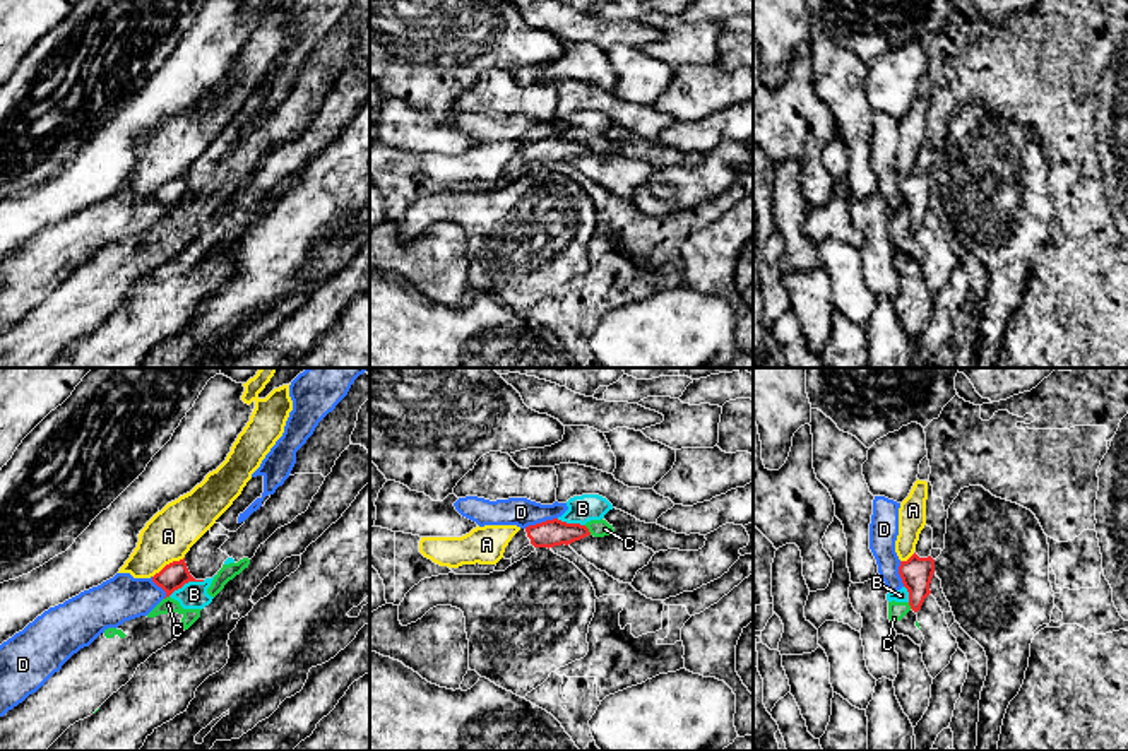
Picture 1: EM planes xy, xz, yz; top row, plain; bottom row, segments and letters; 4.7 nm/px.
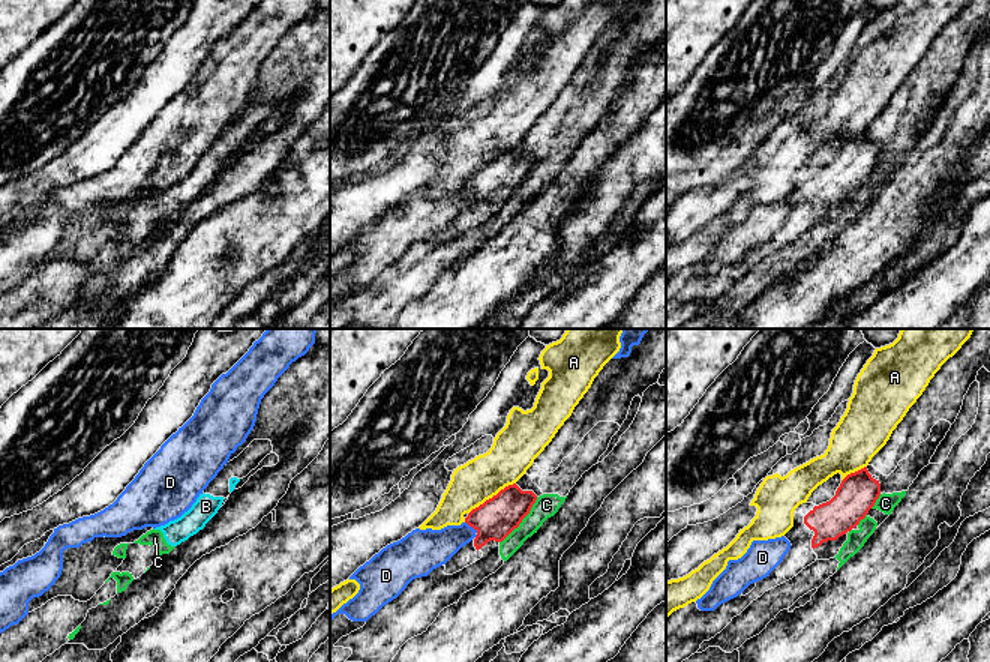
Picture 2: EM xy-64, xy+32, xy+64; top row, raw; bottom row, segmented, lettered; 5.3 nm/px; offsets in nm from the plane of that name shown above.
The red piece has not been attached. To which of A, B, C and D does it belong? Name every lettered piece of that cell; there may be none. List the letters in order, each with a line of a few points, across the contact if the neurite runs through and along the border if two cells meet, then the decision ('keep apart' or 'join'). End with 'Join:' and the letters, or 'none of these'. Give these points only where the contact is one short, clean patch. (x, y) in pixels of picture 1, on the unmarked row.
A: keep apart
B: line xy (204, 197), (189, 197), (168, 212); keep apart
C: line xz (584, 142), (591, 151); keep apart
D: line xz (557, 134), (524, 144); keep apart
Join: none of these

